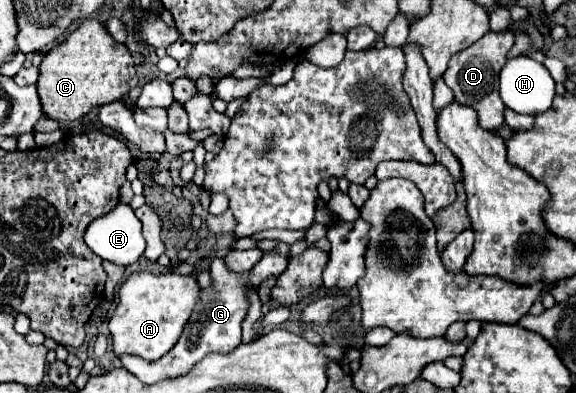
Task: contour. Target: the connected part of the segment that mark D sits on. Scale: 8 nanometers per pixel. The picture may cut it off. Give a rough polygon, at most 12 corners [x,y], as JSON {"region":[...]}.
{"region":[[489,31],[455,53],[443,73],[455,101],[481,127],[499,129],[499,71],[513,31]]}

